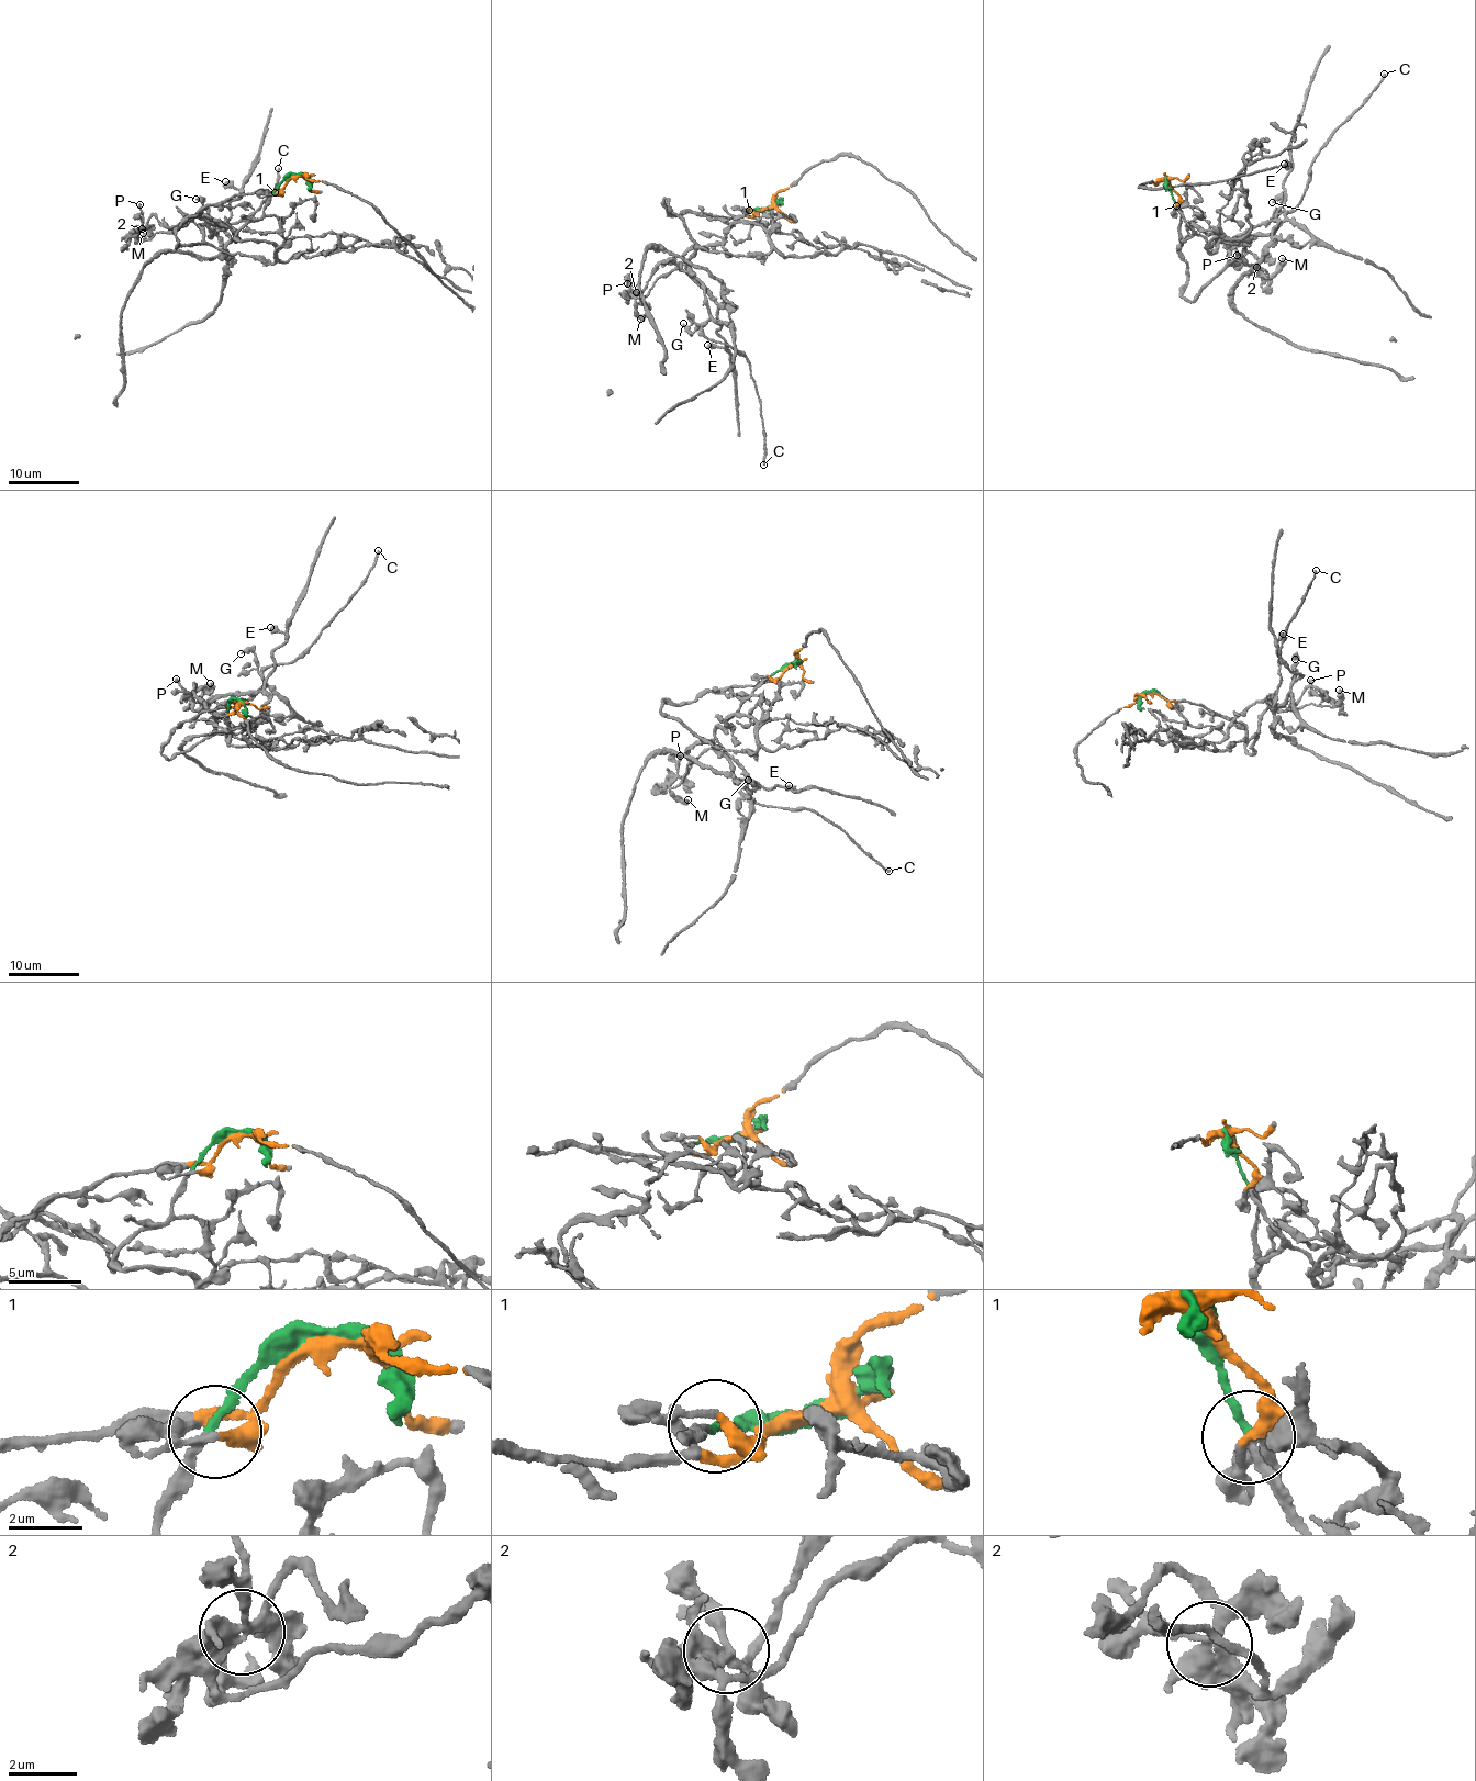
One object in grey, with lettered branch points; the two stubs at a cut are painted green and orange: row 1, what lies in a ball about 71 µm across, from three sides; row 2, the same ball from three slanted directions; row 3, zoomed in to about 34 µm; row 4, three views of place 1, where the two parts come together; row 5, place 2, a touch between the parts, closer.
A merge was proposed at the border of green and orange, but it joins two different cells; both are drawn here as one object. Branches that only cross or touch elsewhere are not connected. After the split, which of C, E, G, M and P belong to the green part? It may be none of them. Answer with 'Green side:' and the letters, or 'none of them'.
Green side: E

